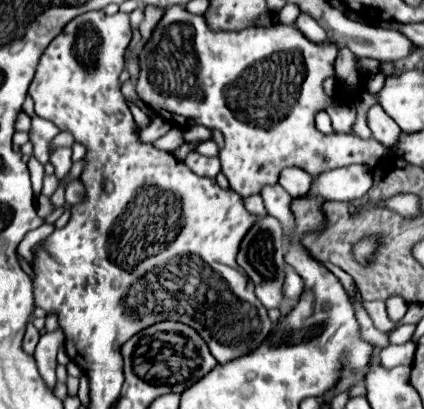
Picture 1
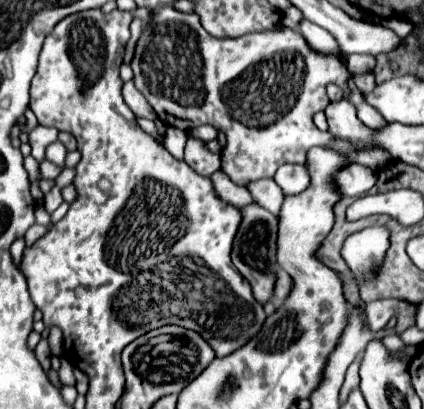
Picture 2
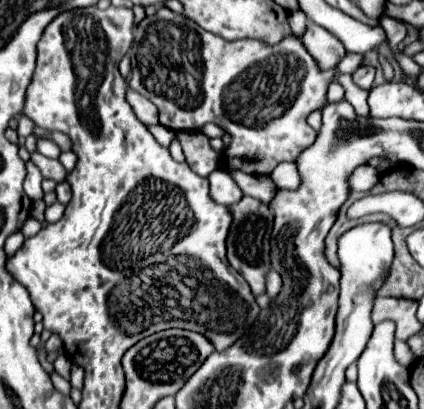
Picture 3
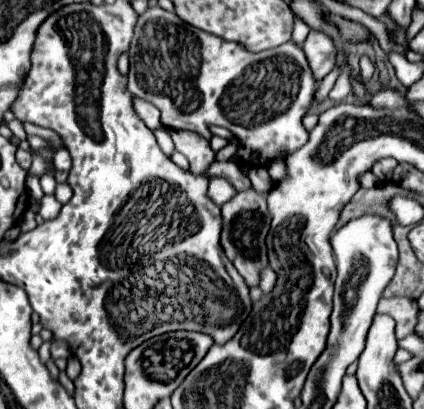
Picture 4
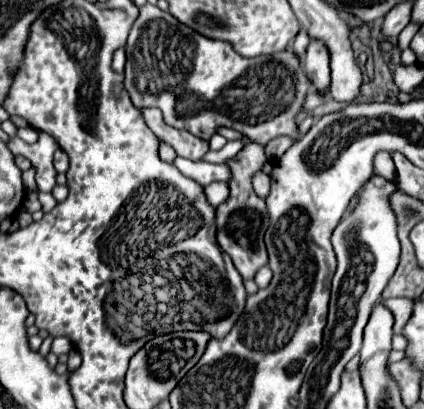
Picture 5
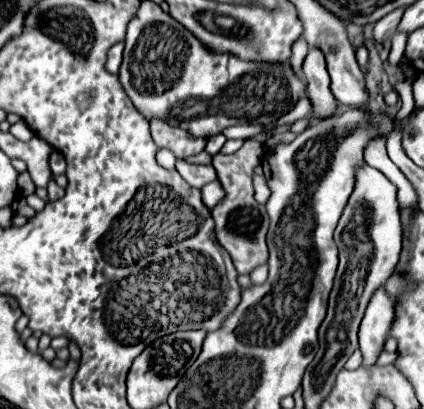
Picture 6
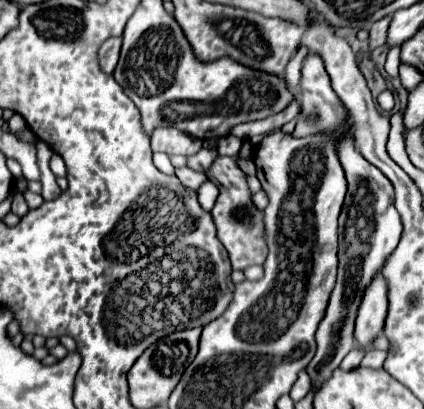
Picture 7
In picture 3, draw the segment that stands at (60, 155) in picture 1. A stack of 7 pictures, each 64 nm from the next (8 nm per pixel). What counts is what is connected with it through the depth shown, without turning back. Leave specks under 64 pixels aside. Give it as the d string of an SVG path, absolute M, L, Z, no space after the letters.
M40 140L38 142L38 152L48 156L48 158L56 158L58 160L58 154L62 152L60 146L54 142L54 140Z

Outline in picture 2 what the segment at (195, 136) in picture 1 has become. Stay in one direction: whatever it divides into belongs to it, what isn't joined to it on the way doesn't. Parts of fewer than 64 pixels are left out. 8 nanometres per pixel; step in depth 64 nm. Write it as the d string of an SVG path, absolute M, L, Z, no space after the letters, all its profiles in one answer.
M200 126L200 128L192 128L188 132L188 136L196 136L196 140L204 140L204 142L210 142L218 136L218 130L212 128L212 126Z

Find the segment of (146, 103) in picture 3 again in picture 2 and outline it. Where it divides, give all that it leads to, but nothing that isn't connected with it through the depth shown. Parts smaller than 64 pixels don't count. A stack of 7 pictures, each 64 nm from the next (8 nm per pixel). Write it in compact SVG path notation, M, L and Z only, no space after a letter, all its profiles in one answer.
M124 82L122 96L124 96L124 102L130 106L130 110L132 110L136 116L148 118L148 102L146 102L146 98L136 90L136 86L134 86L132 82Z

